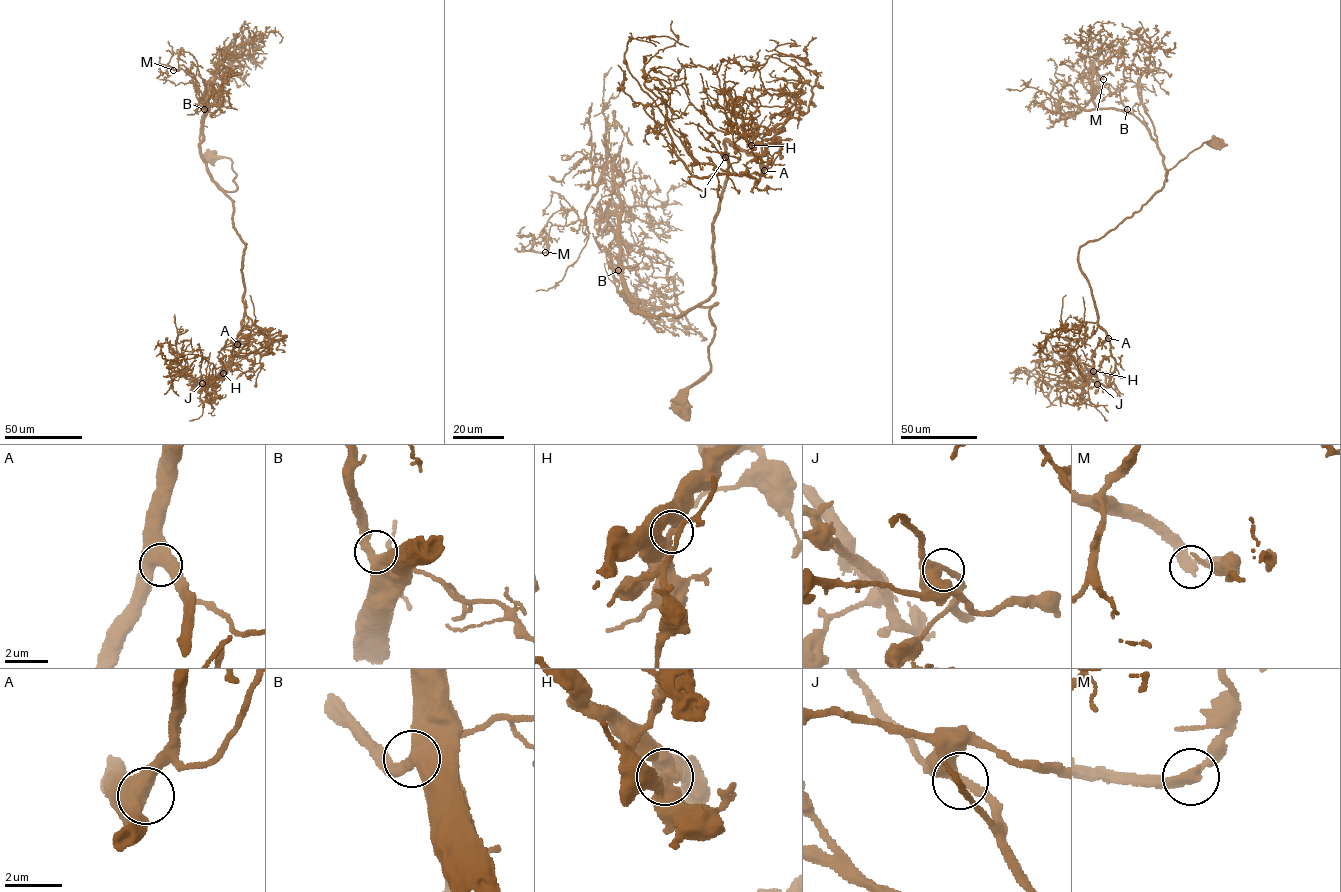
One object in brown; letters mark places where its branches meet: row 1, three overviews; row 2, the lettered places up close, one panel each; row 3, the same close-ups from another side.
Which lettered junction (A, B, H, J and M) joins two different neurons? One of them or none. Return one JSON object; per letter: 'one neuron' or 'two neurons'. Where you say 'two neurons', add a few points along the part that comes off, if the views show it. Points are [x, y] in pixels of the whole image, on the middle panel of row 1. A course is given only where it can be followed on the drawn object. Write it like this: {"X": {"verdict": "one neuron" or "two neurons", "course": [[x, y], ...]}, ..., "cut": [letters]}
{"A": {"verdict": "one neuron"}, "B": {"verdict": "one neuron"}, "H": {"verdict": "one neuron"}, "J": {"verdict": "one neuron"}, "M": {"verdict": "two neurons", "course": [[545, 252], [532, 248], [535, 242], [531, 235], [519, 235], [524, 226]]}, "cut": ["M"]}

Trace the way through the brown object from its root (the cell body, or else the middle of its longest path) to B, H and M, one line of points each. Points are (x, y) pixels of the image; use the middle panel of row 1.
B: (683, 404), (679, 397), (710, 370), (716, 302), (649, 315), (618, 270)
H: (683, 404), (710, 367), (717, 303), (699, 305), (716, 276), (724, 144), (765, 168), (750, 145)
M: (683, 404), (710, 370), (717, 303), (637, 310), (619, 153), (545, 252)

